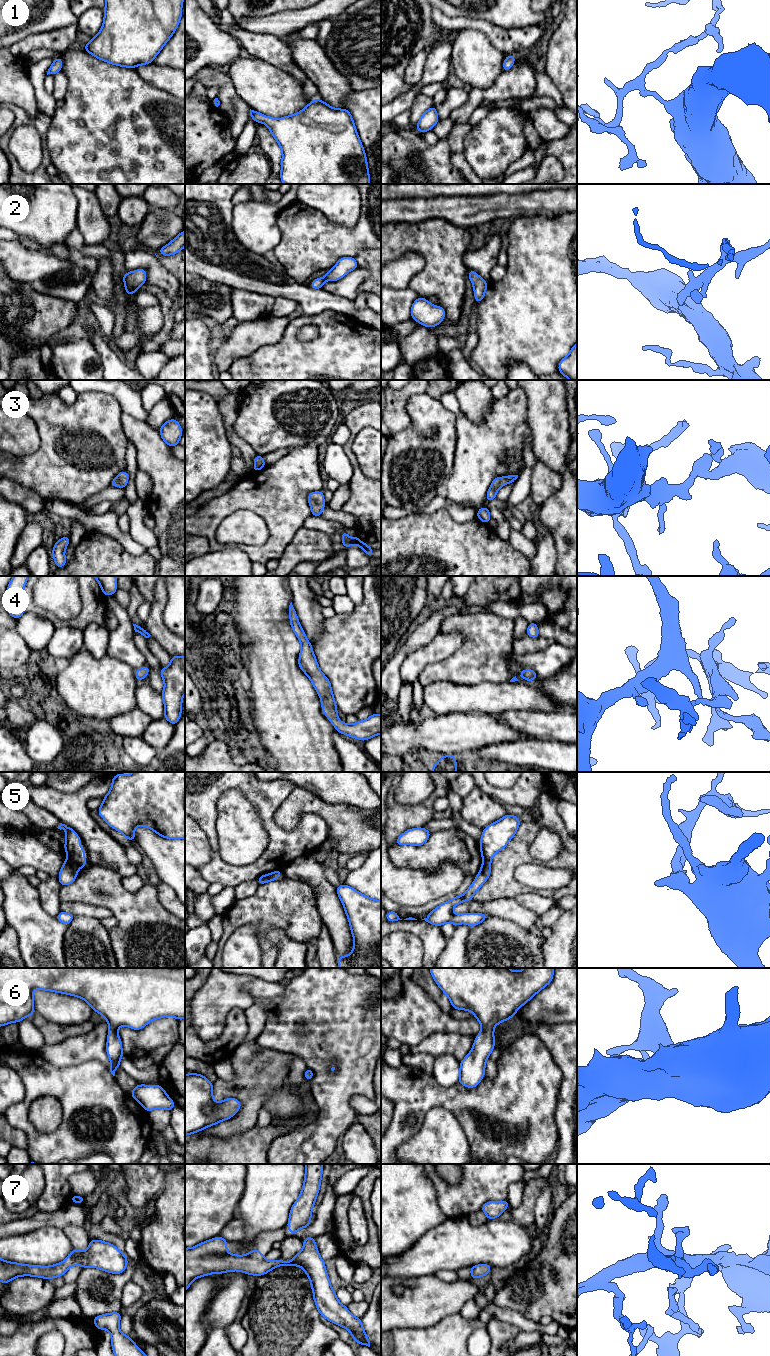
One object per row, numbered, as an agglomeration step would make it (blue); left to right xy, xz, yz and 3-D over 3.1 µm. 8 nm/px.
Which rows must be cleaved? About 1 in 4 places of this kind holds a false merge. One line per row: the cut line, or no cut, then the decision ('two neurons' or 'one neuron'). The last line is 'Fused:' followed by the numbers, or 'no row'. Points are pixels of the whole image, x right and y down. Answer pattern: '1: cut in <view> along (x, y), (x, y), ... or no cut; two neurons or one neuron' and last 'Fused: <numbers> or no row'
1: no cut; one neuron
2: no cut; one neuron
3: no cut; one neuron
4: no cut; one neuron
5: cut in xy along (69, 857), (78, 867); two neurons
6: no cut; one neuron
7: no cut; one neuron
Fused: 5

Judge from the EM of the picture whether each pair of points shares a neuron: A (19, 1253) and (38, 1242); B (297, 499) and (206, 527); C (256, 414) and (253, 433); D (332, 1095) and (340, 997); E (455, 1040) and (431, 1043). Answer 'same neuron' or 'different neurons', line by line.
A: same neuron
B: same neuron
C: same neuron
D: same neuron
E: same neuron

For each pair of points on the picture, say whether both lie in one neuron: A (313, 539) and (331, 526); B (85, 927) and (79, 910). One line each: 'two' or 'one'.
A: two
B: two

